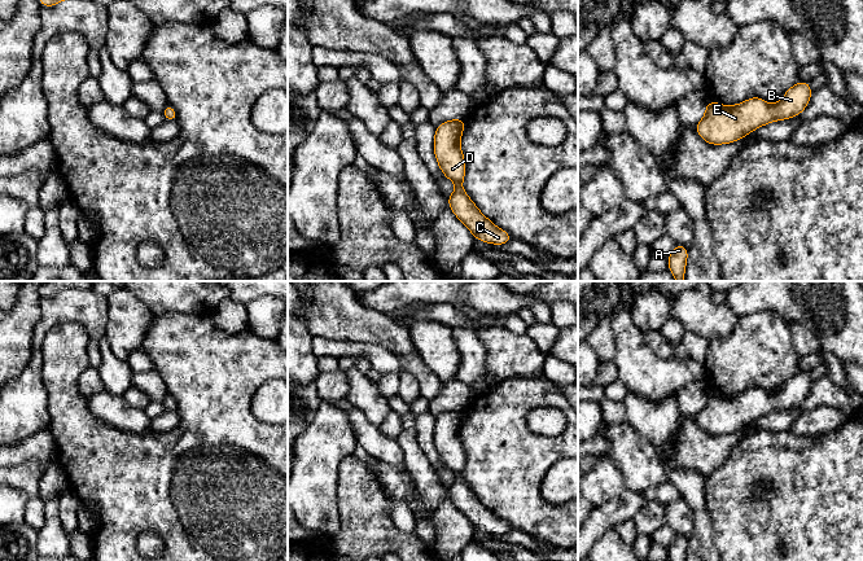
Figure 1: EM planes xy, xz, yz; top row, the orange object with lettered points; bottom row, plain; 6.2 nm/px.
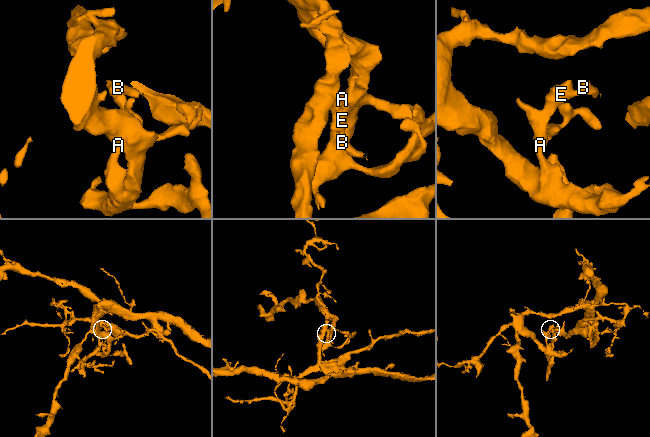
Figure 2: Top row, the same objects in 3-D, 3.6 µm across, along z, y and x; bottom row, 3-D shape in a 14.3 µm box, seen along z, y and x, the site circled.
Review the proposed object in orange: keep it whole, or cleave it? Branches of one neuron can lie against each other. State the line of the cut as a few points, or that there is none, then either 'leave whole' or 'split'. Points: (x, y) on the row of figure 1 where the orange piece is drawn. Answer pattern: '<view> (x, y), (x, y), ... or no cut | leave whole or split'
no cut | leave whole

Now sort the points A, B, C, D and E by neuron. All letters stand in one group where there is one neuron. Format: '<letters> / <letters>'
A B C D E

